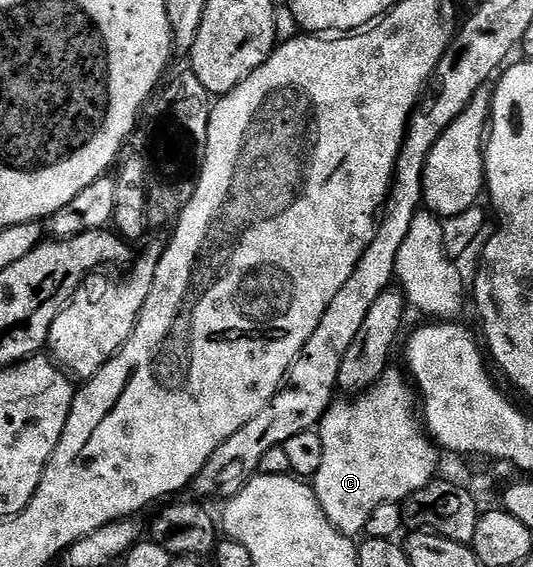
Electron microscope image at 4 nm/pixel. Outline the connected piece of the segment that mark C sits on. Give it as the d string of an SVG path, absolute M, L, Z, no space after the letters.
M390 366L364 392L330 404L319 425L323 438L323 463L311 478L311 487L323 514L327 514L329 521L350 538L360 537L364 533L367 518L371 518L372 512L383 506L383 502L401 504L408 496L415 494L415 490L423 490L423 486L427 486L438 475L439 449L423 427L419 396L414 385L407 379L406 373L398 368Z

